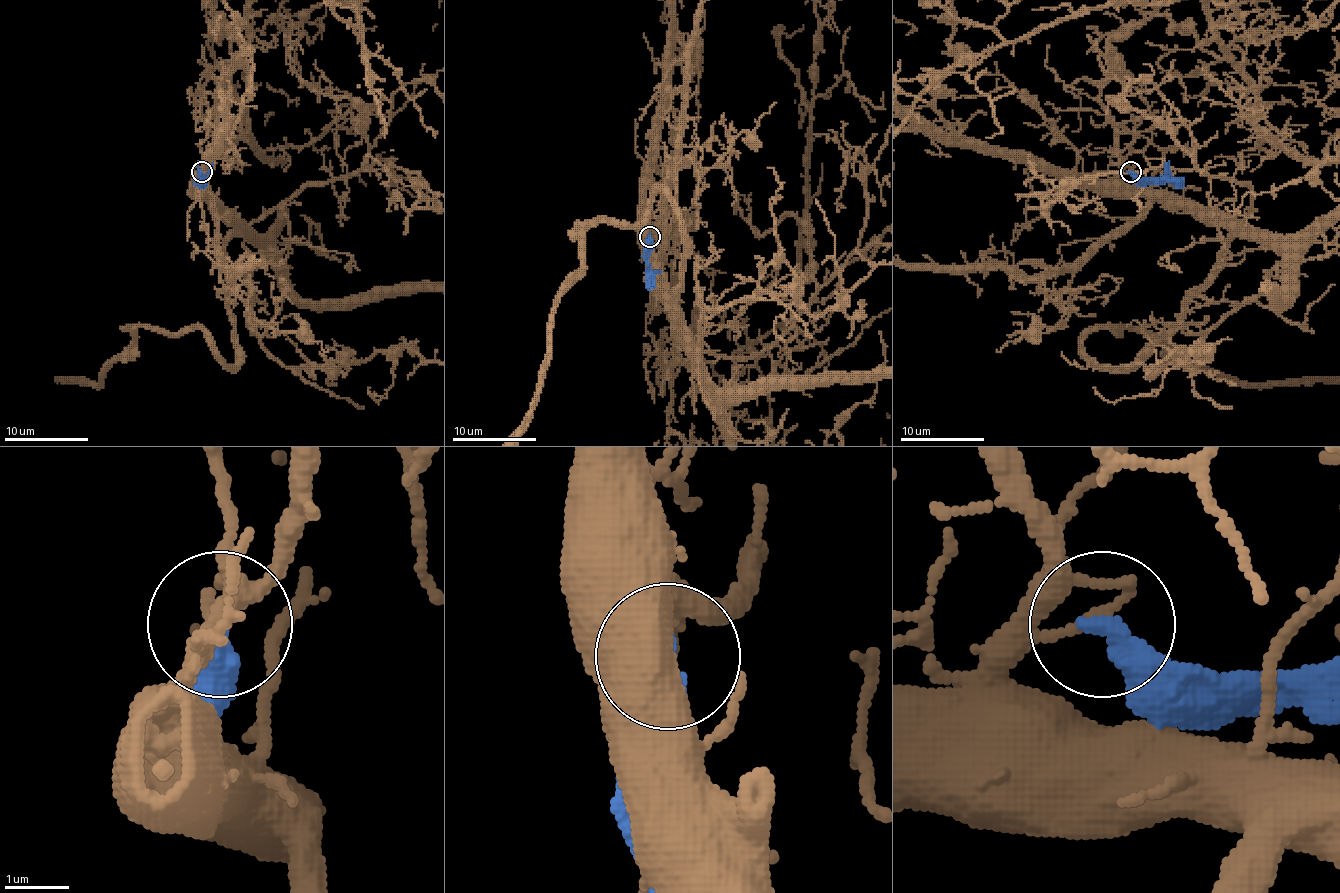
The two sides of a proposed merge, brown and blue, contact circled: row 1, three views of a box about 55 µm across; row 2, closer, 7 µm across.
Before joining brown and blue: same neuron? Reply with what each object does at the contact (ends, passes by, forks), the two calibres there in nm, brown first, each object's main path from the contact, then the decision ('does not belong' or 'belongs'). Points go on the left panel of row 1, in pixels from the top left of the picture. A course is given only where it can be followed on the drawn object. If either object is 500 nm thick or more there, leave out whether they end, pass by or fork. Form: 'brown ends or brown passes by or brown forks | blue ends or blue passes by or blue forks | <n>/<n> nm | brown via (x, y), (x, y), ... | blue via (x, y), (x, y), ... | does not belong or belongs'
brown ends | blue ends | 190/400 nm | blue via (202, 171), (202, 186) | does not belong

